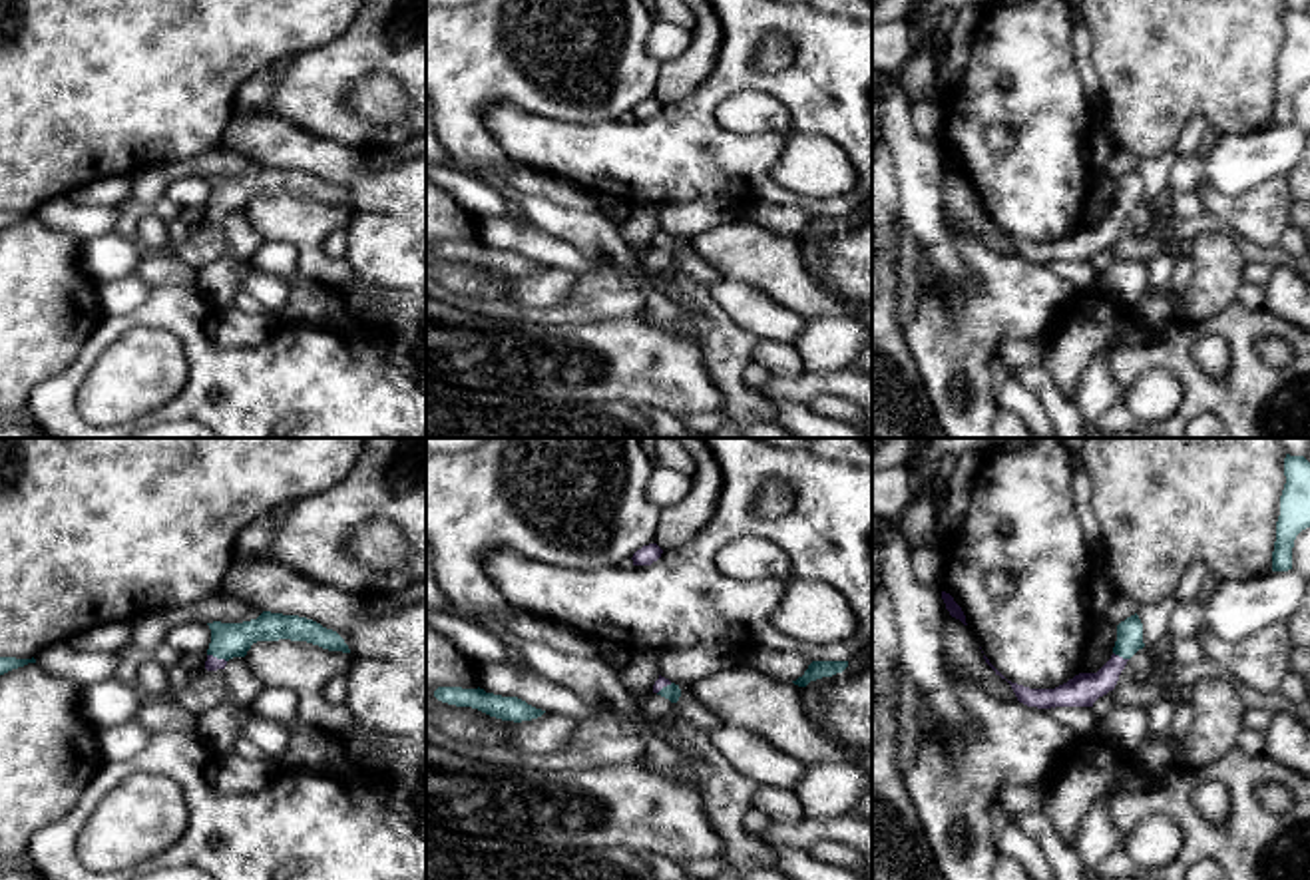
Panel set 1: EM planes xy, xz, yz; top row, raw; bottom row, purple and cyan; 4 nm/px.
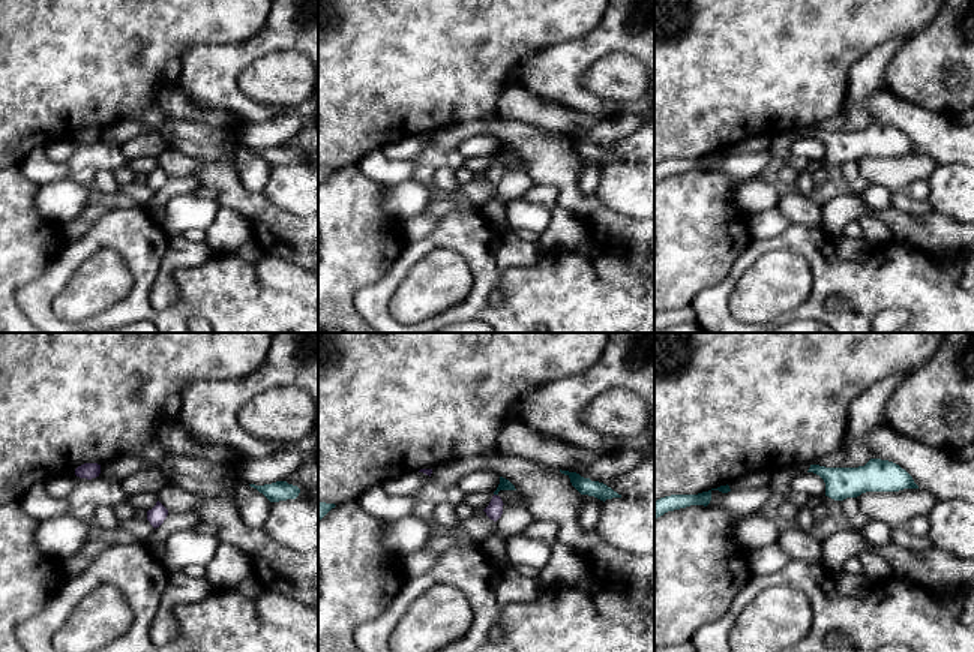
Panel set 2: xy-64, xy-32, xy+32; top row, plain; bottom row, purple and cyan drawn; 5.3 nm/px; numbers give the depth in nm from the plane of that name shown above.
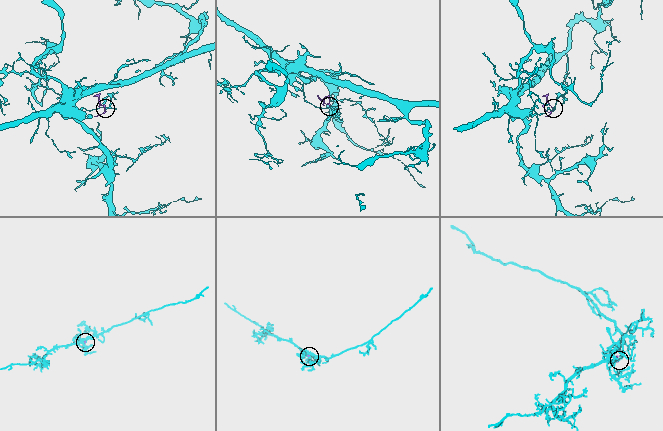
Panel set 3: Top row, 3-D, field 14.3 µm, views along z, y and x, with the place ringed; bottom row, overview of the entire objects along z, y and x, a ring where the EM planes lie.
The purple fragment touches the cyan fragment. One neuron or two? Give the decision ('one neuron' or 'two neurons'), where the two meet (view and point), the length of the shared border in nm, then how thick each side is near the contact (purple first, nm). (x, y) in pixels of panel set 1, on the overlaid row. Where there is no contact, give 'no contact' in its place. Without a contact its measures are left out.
one neuron; contact xy (216, 658); length 90 nm; calibres 60 and 140 nm

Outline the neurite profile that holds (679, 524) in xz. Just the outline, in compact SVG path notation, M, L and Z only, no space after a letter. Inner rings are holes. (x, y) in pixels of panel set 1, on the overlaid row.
M703 438L673 440L693 458L695 474L687 498L661 510L655 544L663 551L687 546L709 526L723 486L717 458Z

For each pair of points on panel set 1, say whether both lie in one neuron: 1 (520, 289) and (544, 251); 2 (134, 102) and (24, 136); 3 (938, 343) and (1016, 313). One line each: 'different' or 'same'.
1: different
2: same
3: same

